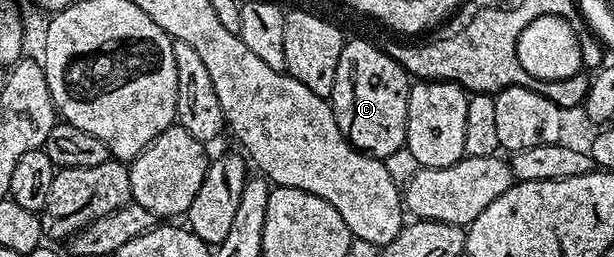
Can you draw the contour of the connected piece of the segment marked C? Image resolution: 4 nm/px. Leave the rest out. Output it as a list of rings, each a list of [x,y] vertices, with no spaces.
[[[345,40],[330,98],[332,114],[342,135],[370,157],[383,159],[405,148],[409,88],[408,74],[387,51],[368,41]]]

